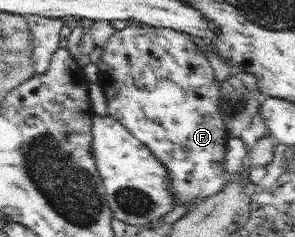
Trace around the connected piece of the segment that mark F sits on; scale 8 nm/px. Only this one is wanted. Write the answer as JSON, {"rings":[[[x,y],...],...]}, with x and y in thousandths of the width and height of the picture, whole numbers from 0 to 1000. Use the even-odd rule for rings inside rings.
{"rings":[[[437,105],[390,127],[342,211],[332,354],[346,367],[363,473],[400,506],[464,591],[498,612],[566,705],[573,806],[593,861],[641,852],[644,886],[692,835],[722,827],[780,755],[756,705],[776,582],[746,485],[746,354],[722,316],[695,224],[634,139],[576,118]]]}

